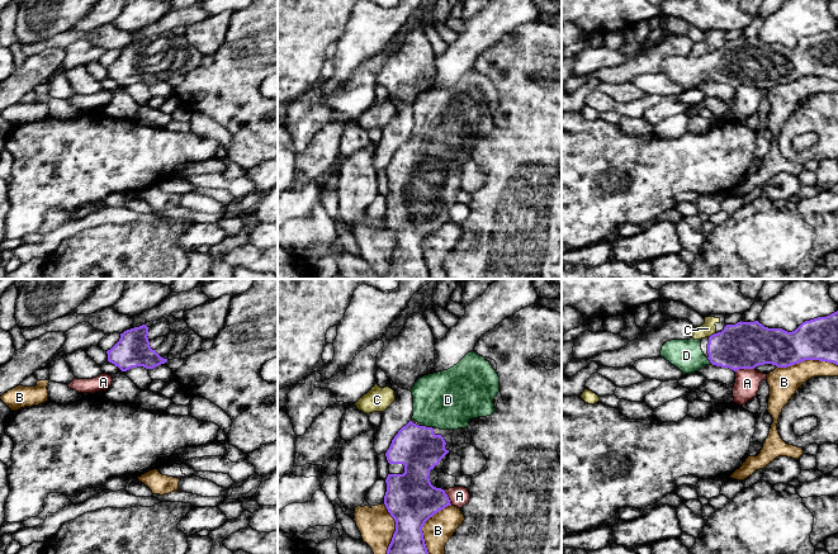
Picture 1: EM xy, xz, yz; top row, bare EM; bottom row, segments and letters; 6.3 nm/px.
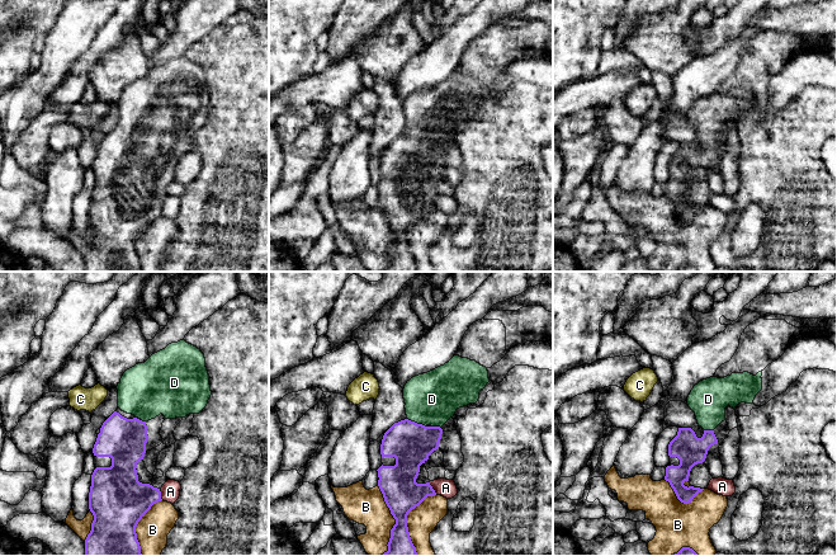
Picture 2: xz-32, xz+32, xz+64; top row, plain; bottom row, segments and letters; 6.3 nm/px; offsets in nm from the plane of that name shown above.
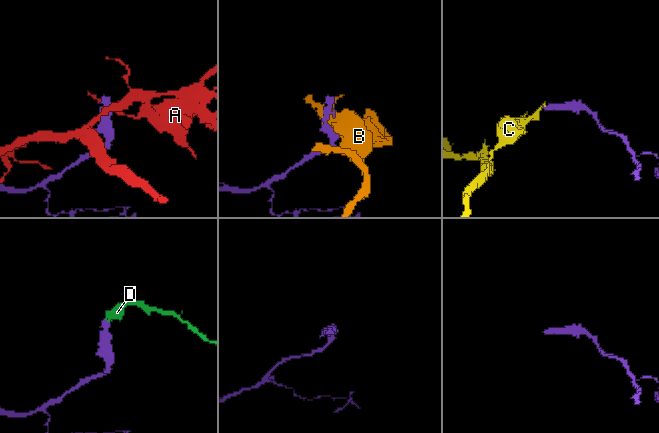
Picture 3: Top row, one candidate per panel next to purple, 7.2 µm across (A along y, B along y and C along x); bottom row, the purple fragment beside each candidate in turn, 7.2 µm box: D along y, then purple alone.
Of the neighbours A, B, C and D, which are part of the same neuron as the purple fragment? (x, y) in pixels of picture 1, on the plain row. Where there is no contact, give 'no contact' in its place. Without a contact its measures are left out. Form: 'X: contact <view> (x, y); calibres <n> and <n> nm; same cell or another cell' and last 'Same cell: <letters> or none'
A: contact yz (744, 84); calibres 300 and 160 nm; another cell
B: contact xz (421, 246); calibres 320 and 180 nm; another cell
C: contact yz (711, 51); calibres 300 and 90 nm; another cell
D: contact xz (425, 142); calibres 280 and 380 nm; same cell
Same cell: D

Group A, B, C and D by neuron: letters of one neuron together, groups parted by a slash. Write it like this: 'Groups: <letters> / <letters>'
Groups: A / B / C / D

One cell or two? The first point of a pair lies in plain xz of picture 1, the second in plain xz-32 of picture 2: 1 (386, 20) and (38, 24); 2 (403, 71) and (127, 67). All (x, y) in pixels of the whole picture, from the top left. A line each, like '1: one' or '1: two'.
1: two
2: one

